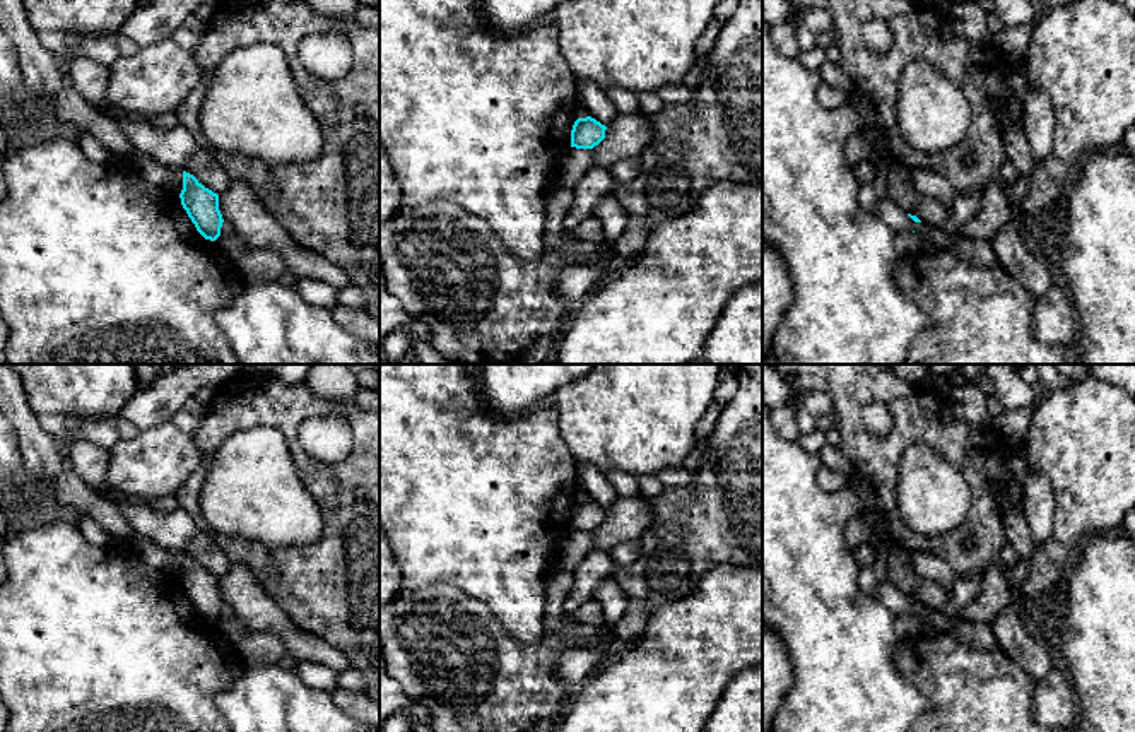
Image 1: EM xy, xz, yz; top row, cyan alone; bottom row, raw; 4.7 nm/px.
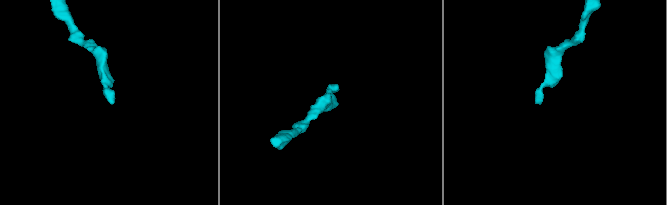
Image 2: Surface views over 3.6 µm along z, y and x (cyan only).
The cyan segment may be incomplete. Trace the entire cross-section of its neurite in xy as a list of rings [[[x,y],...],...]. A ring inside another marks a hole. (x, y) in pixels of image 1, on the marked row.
[[[183,171],[179,198],[197,231],[205,239],[215,241],[224,222],[219,210],[219,195],[205,188],[193,174]]]

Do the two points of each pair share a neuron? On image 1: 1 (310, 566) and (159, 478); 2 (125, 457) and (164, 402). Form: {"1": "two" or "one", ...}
{"1": "two", "2": "two"}

